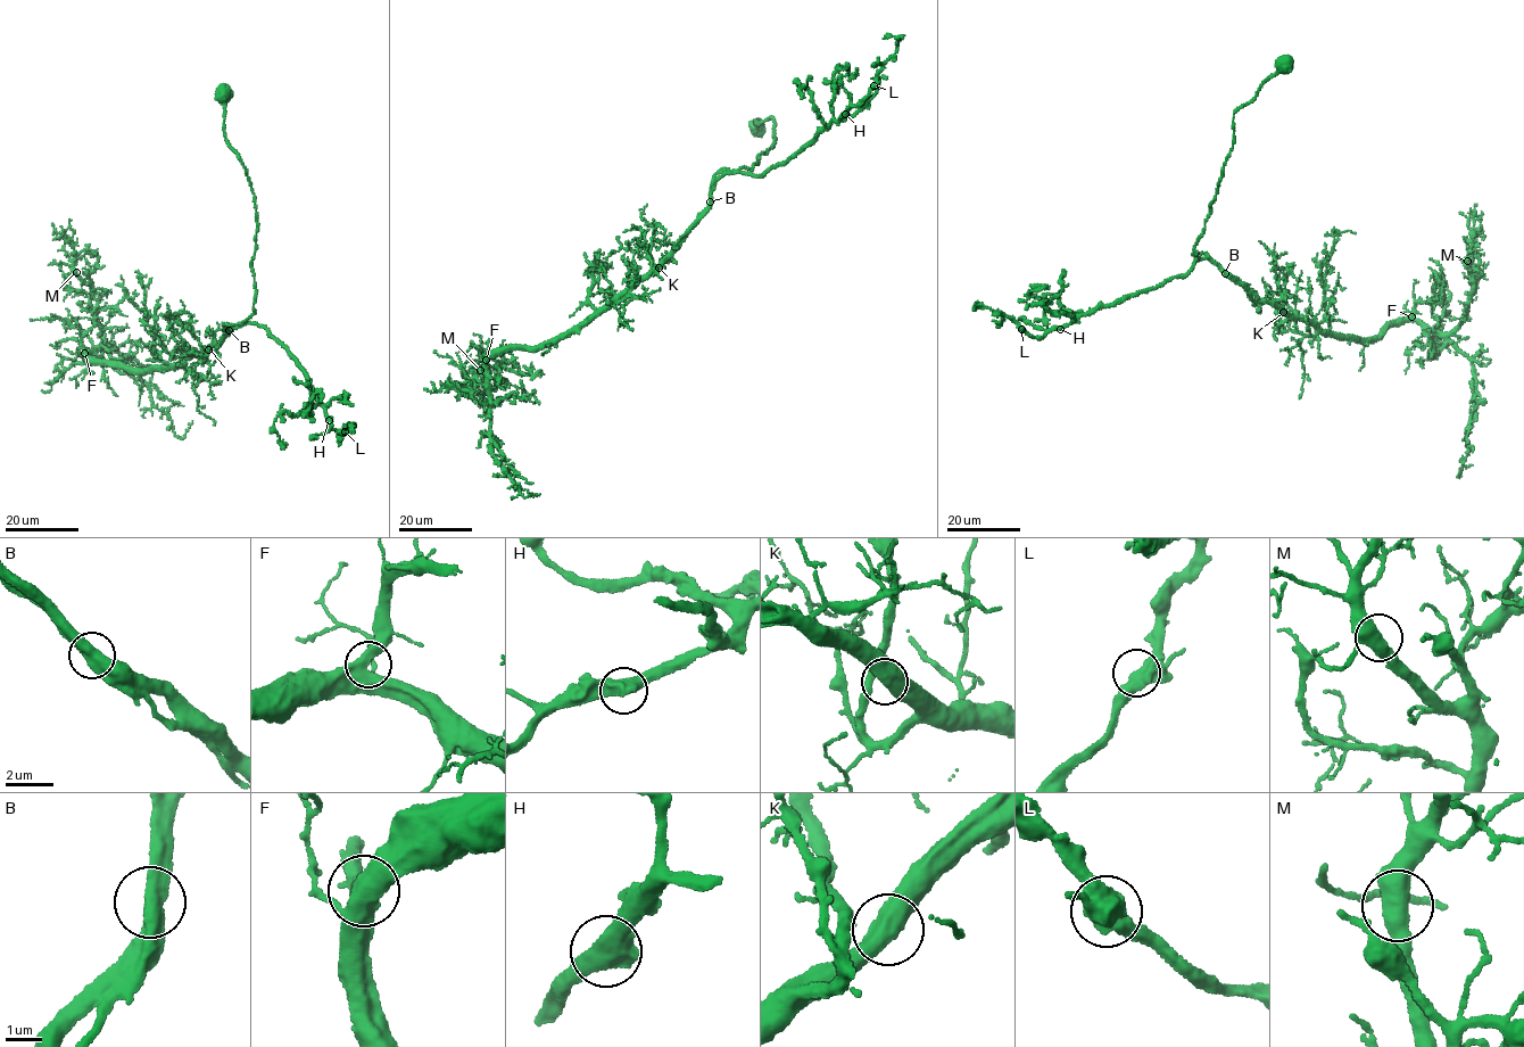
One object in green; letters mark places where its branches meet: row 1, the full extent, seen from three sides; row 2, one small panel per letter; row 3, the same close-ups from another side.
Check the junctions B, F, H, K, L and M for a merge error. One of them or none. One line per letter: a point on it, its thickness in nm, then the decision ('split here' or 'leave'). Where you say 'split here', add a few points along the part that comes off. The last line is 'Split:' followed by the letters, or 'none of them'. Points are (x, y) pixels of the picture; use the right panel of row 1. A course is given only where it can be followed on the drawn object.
B: at (1225, 273); 550 nm thick; leave
F: at (1411, 316); 500 nm thick; leave
H: at (1060, 329); 600 nm thick; leave
K: at (1283, 312); 550 nm thick; leave
L: at (1021, 329); 550 nm thick; leave
M: at (1467, 261); 550 nm thick; leave
Split: none of them

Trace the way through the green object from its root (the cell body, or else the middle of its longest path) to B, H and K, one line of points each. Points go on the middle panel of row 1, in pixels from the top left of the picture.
B: (755, 128), (755, 122), (772, 118), (772, 147), (752, 168), (719, 179), (710, 202)
H: (755, 128), (755, 122), (771, 117), (776, 141), (752, 168), (739, 170), (760, 175), (845, 114)
K: (755, 128), (755, 122), (772, 118), (772, 147), (752, 168), (726, 173), (717, 180), (710, 205), (659, 268)

